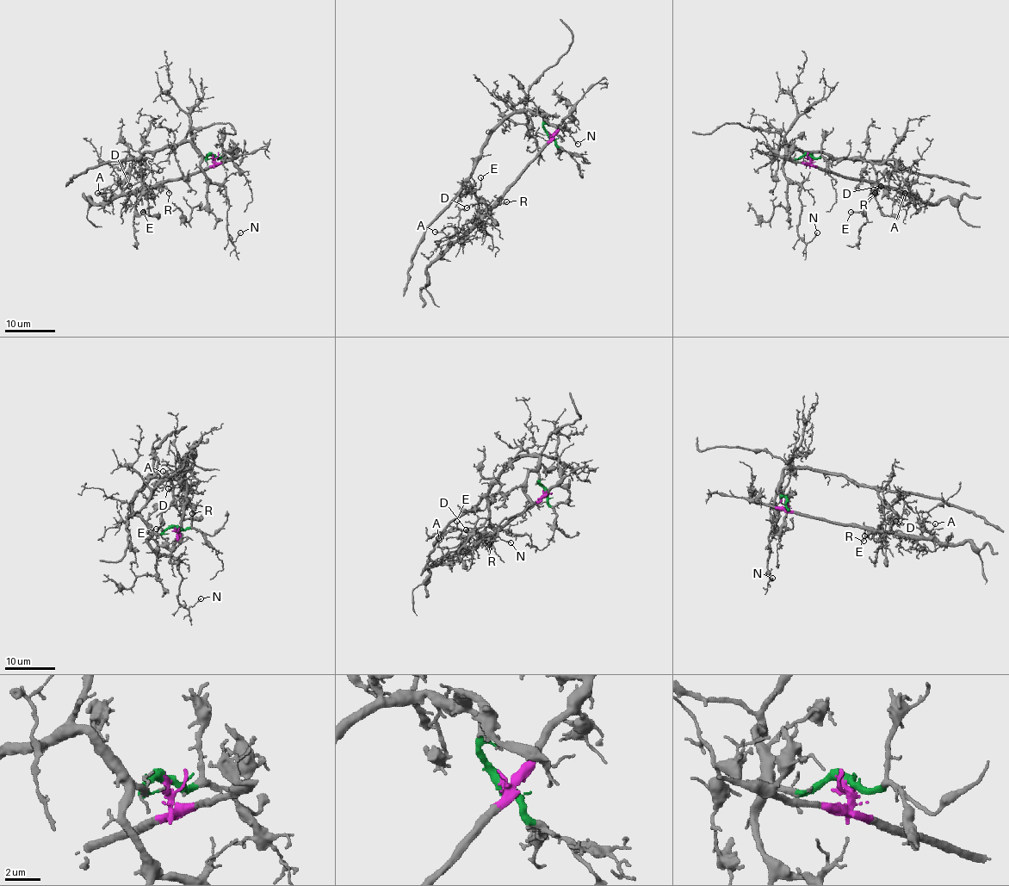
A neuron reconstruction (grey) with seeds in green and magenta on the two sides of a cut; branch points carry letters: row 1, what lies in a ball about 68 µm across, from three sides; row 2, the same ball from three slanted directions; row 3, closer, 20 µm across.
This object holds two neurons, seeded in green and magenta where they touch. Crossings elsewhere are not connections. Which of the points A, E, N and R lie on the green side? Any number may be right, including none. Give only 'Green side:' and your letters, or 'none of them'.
Green side: E, N

